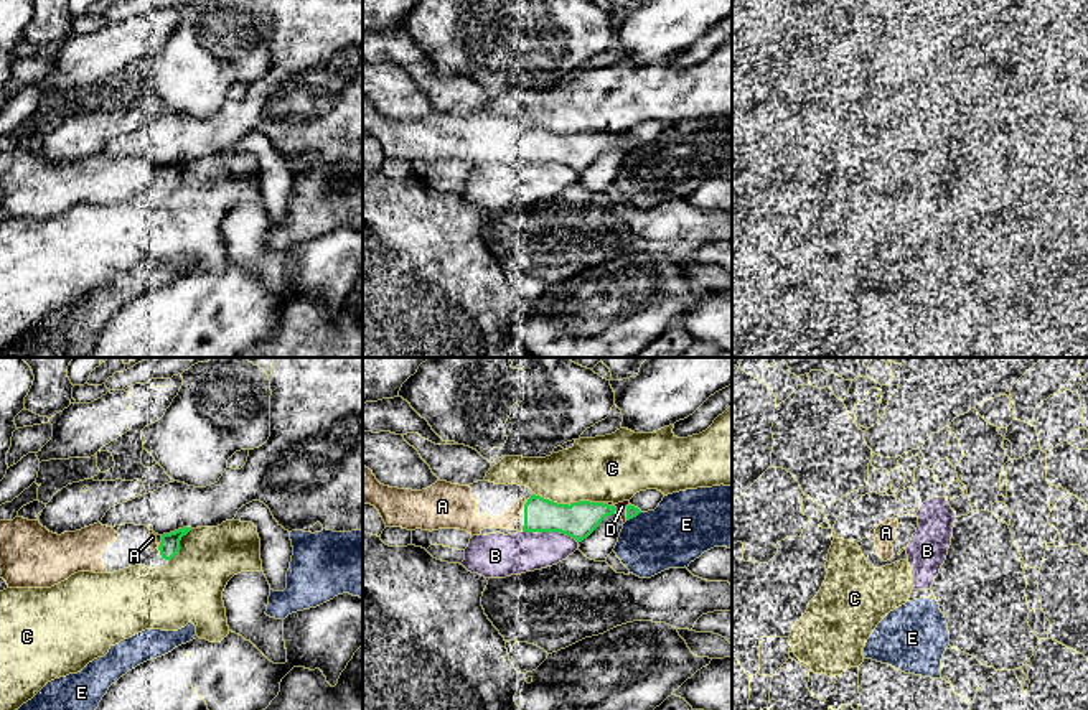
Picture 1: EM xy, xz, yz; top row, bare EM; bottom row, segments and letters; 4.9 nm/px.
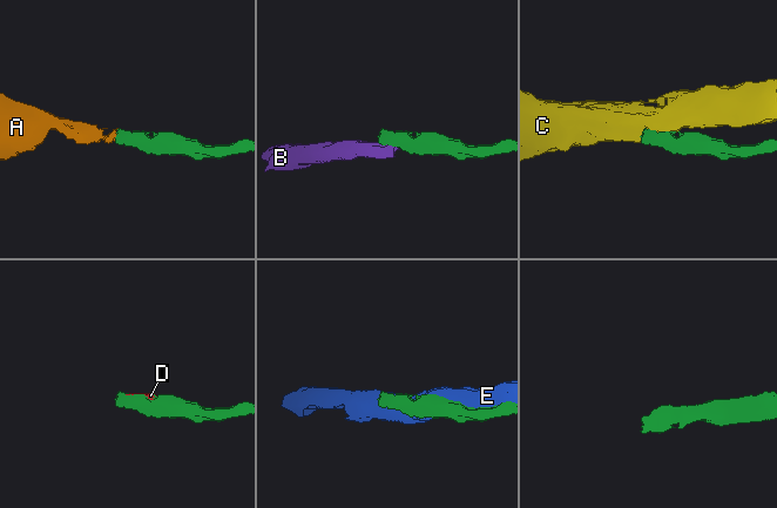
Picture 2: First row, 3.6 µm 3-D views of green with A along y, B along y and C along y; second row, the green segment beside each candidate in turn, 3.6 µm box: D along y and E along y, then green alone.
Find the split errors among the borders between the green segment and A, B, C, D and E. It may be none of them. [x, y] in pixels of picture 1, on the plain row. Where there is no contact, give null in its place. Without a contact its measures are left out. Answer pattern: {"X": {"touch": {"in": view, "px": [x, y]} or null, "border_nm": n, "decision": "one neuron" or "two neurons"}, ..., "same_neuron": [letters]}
{"A": {"touch": {"in": "xz", "px": [525, 137]}, "border_nm": 40, "decision": "one neuron"}, "B": {"touch": {"in": "xz", "px": [559, 162]}, "border_nm": 190, "decision": "two neurons"}, "C": {"touch": {"in": "xy", "px": [178, 175]}, "border_nm": 200, "decision": "two neurons"}, "D": {"touch": {"in": "xz", "px": [610, 137]}, "border_nm": 90, "decision": "one neuron"}, "E": {"touch": {"in": "xz", "px": [633, 147]}, "border_nm": 90, "decision": "two neurons"}, "same_neuron": ["A", "D"]}

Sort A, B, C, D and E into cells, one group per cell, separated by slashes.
A D / B / C / E

